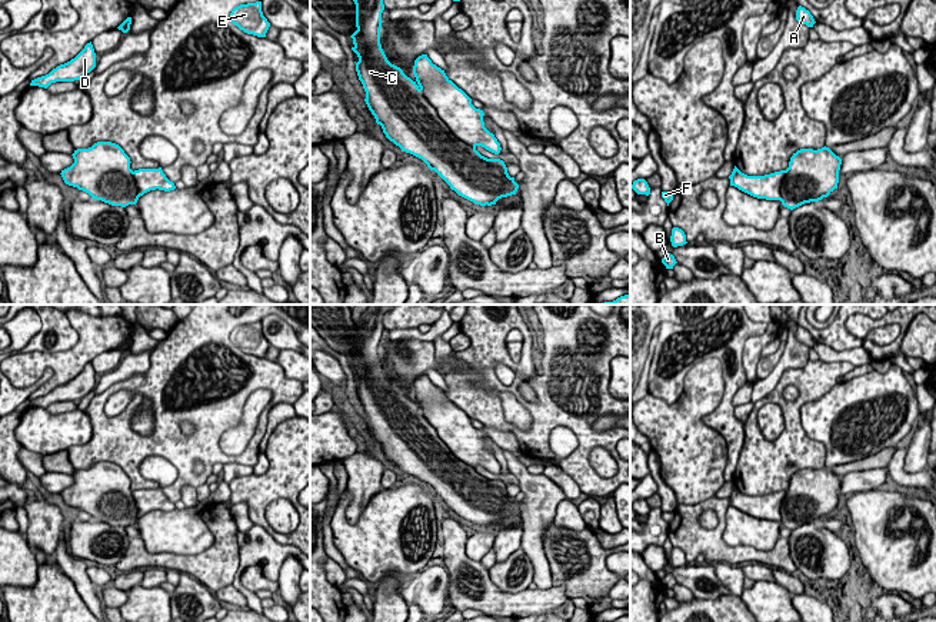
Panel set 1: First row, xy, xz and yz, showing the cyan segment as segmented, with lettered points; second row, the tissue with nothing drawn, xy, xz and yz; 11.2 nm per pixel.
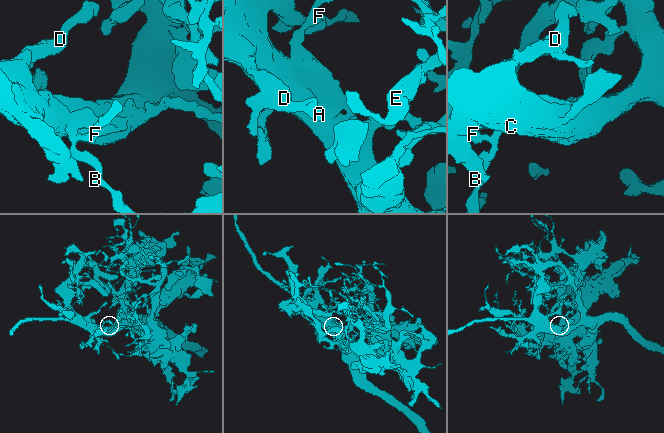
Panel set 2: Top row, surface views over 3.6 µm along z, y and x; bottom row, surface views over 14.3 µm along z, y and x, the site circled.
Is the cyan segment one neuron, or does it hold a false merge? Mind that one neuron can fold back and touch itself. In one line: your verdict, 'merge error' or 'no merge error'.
no merge error

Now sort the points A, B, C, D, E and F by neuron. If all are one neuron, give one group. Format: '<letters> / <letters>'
A B C D E F

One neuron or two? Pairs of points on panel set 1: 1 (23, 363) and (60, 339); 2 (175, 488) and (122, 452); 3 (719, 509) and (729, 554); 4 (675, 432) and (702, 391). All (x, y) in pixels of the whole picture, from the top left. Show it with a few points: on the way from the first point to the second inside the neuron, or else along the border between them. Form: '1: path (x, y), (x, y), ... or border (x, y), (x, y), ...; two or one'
1: border (76, 342), (67, 349), (55, 352), (20, 352); two
2: path (182, 468), (165, 448), (142, 448); one
3: path (720, 521), (718, 542); one
4: path (682, 422), (696, 401); one

